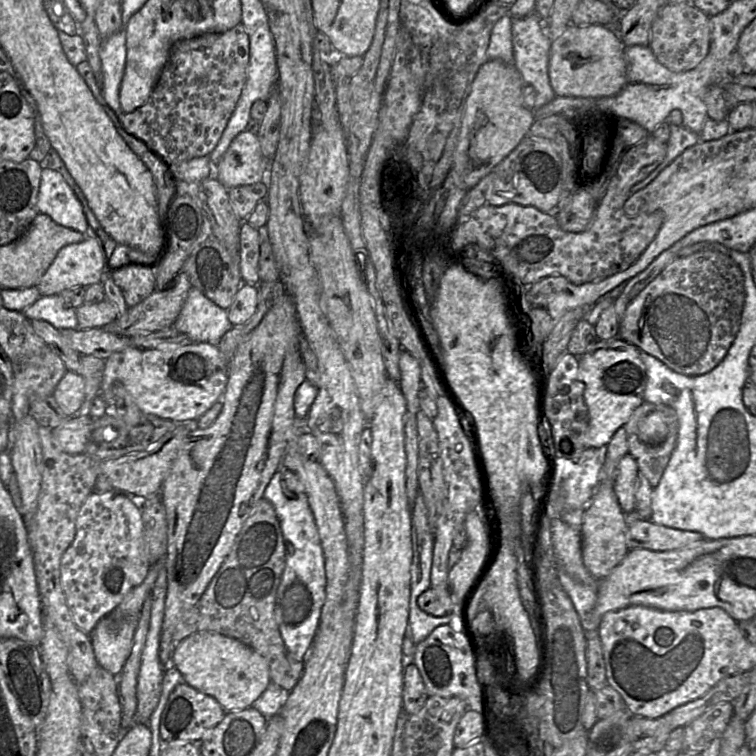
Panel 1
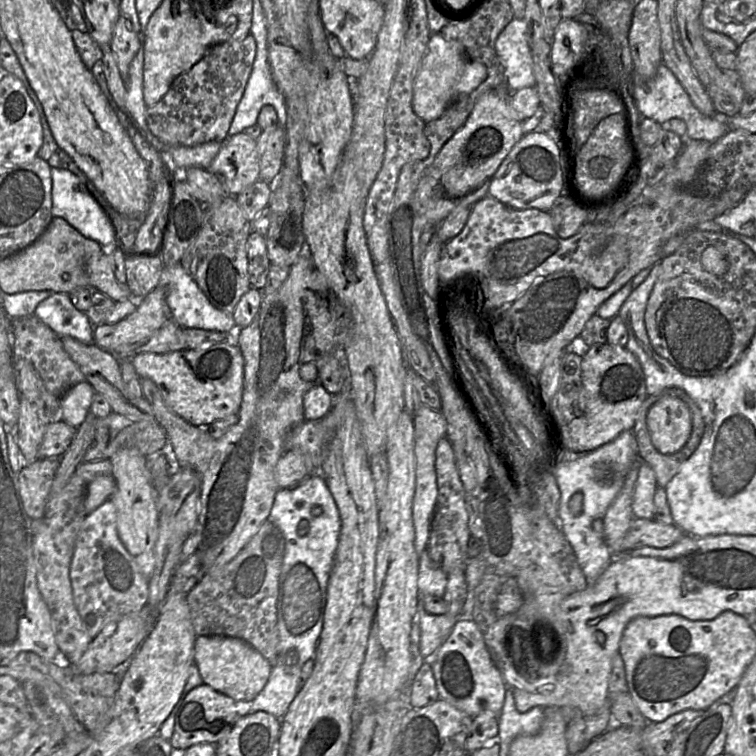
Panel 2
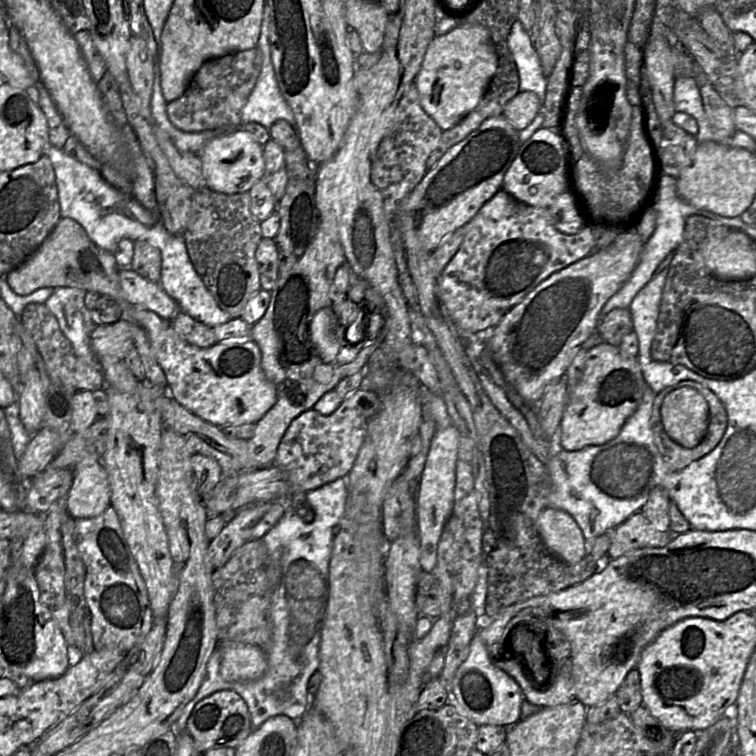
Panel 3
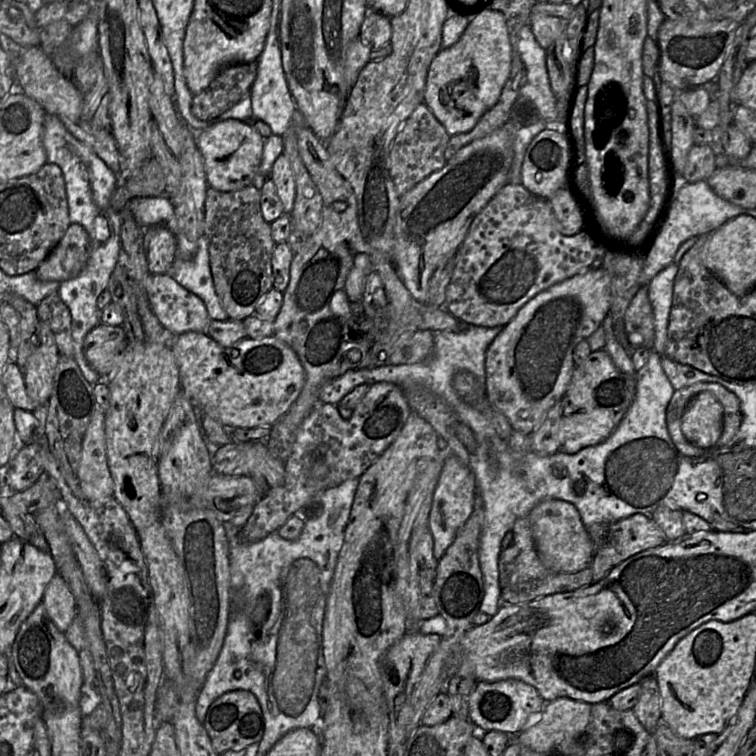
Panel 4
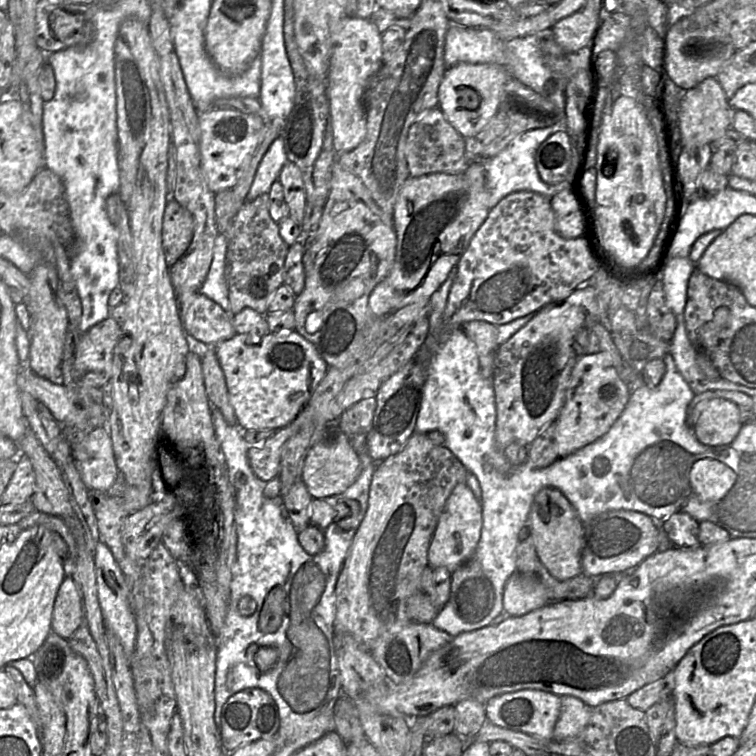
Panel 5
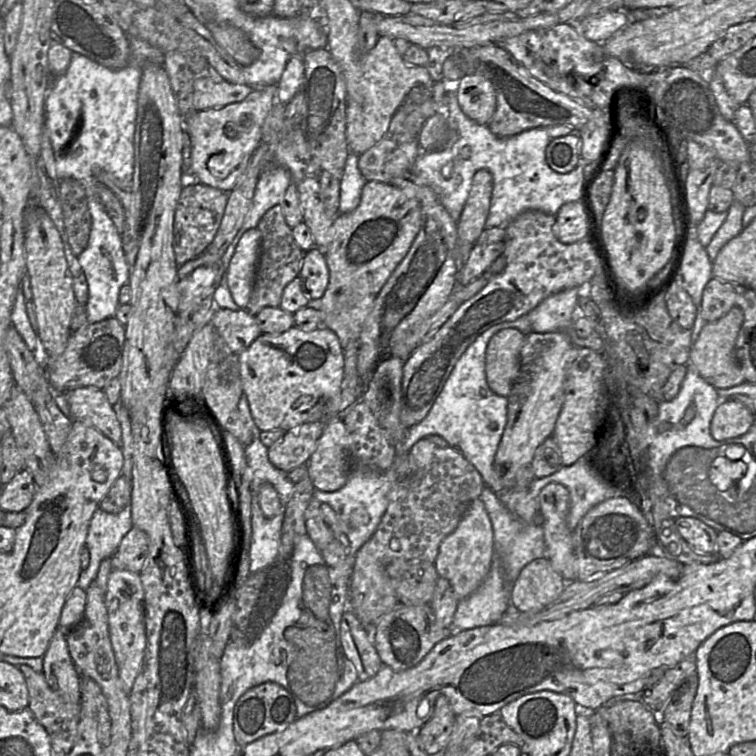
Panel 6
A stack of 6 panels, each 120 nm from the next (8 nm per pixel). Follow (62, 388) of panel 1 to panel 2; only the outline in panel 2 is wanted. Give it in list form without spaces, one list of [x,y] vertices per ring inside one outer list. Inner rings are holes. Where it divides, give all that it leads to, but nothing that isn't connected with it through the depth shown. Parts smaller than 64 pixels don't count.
[[[87,382],[71,386],[60,398],[62,421],[75,429],[85,420],[93,402],[94,390]]]

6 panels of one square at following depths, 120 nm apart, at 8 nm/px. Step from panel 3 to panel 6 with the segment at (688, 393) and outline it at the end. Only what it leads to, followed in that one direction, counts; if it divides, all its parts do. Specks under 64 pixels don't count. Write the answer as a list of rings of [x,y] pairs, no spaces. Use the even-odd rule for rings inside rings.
[[[723,401],[716,408],[710,423],[710,434],[716,441],[727,441],[746,434],[755,416],[740,402]]]

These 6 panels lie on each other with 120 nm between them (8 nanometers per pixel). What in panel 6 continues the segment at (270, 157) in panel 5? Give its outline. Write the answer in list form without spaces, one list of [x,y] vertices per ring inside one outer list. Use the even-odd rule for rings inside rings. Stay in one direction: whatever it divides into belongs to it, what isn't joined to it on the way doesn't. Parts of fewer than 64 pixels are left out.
[[[276,165],[265,167],[260,173],[251,207],[239,231],[245,233],[257,227],[263,215],[273,206],[279,205],[291,182],[291,175],[285,168]]]

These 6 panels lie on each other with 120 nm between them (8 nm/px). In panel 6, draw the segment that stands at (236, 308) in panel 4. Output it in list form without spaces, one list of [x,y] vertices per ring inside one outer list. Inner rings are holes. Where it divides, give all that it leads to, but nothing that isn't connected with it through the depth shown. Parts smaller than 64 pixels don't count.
[[[280,205],[273,206],[263,215],[257,229],[261,232],[260,252],[250,299],[245,307],[252,315],[264,308],[280,305],[283,290],[299,275],[306,253],[295,242],[292,228],[286,223]]]

